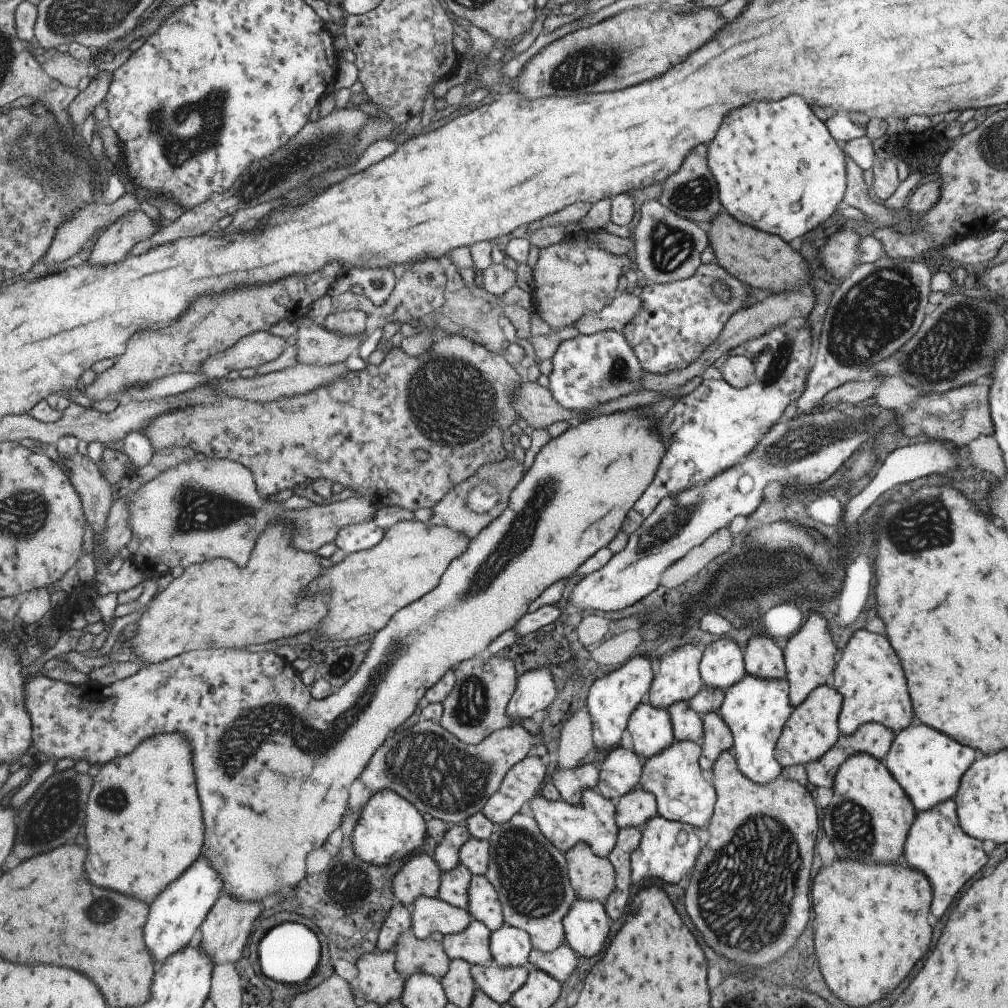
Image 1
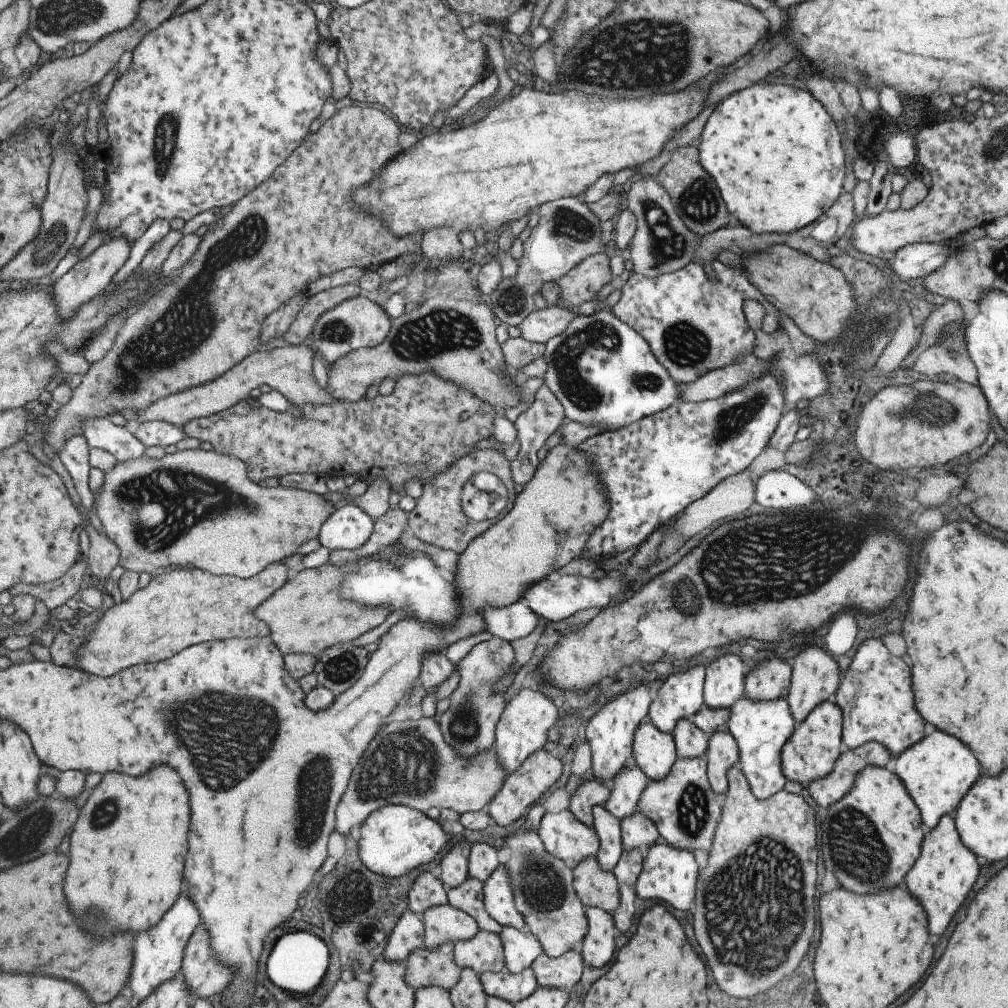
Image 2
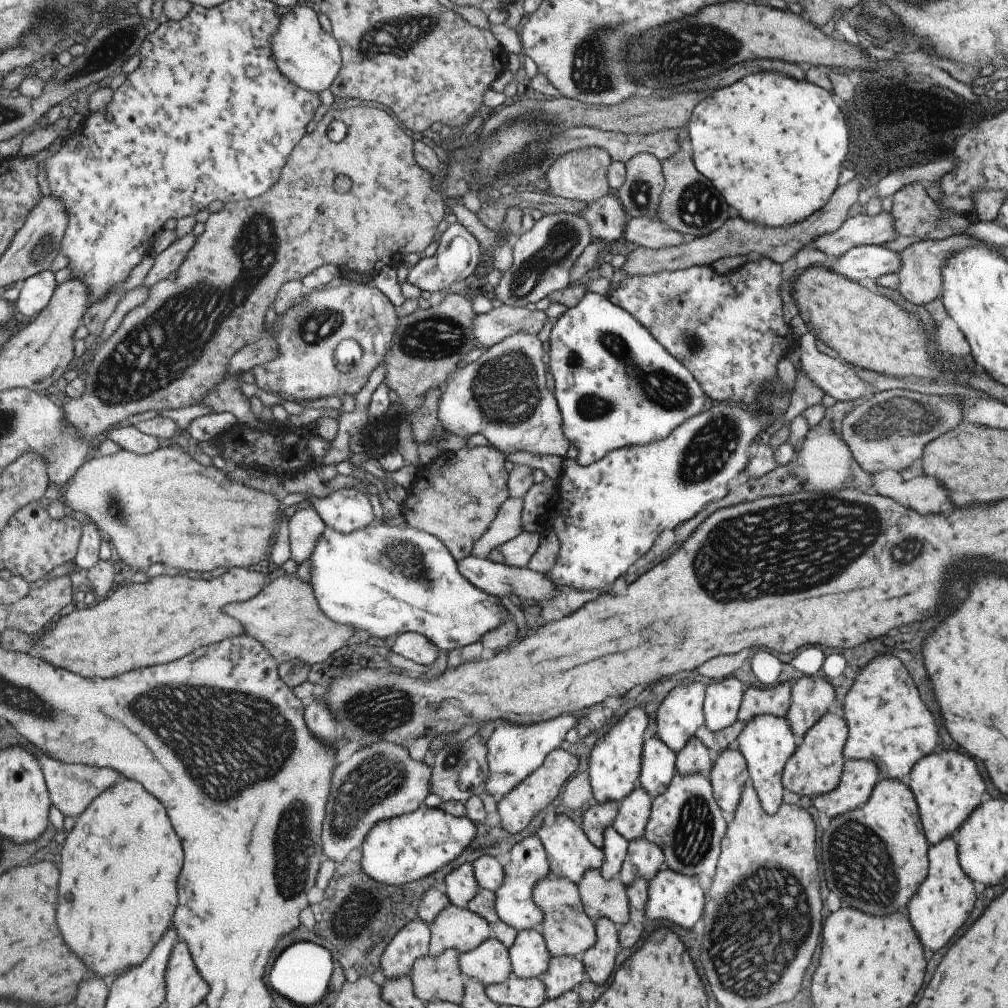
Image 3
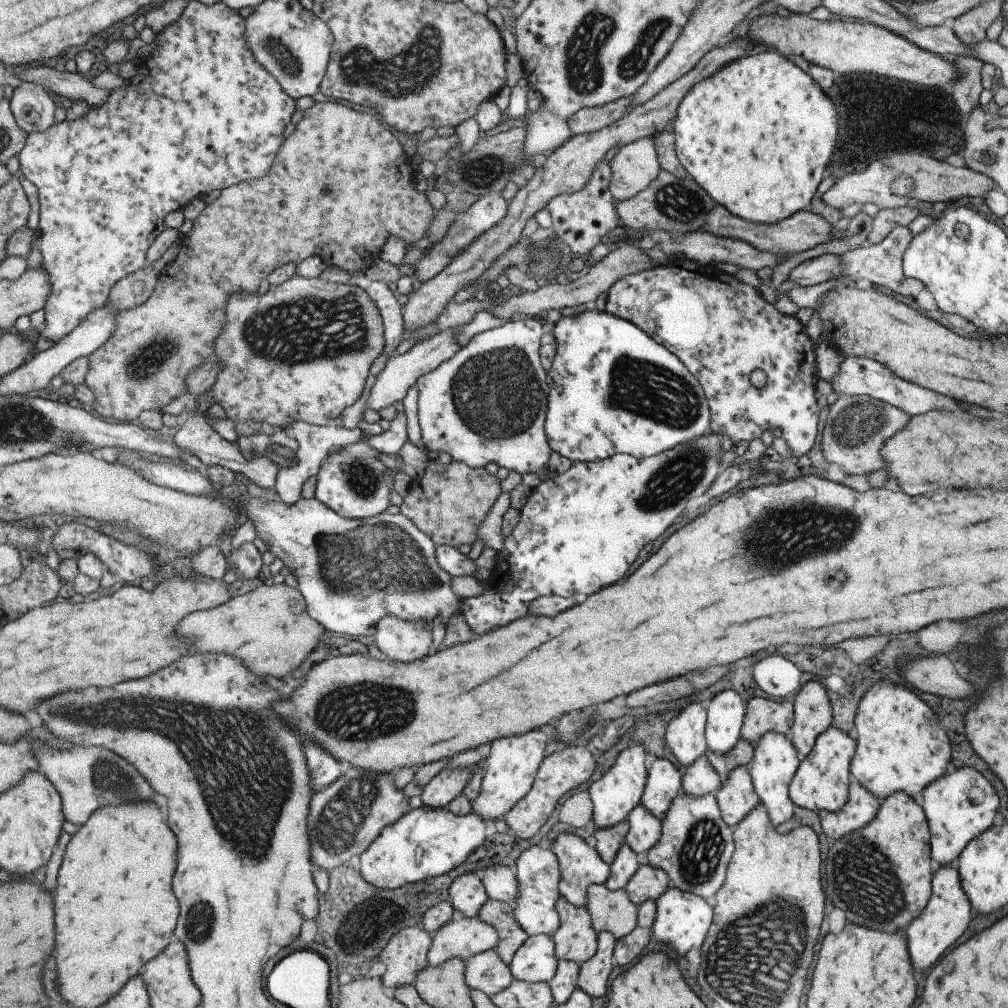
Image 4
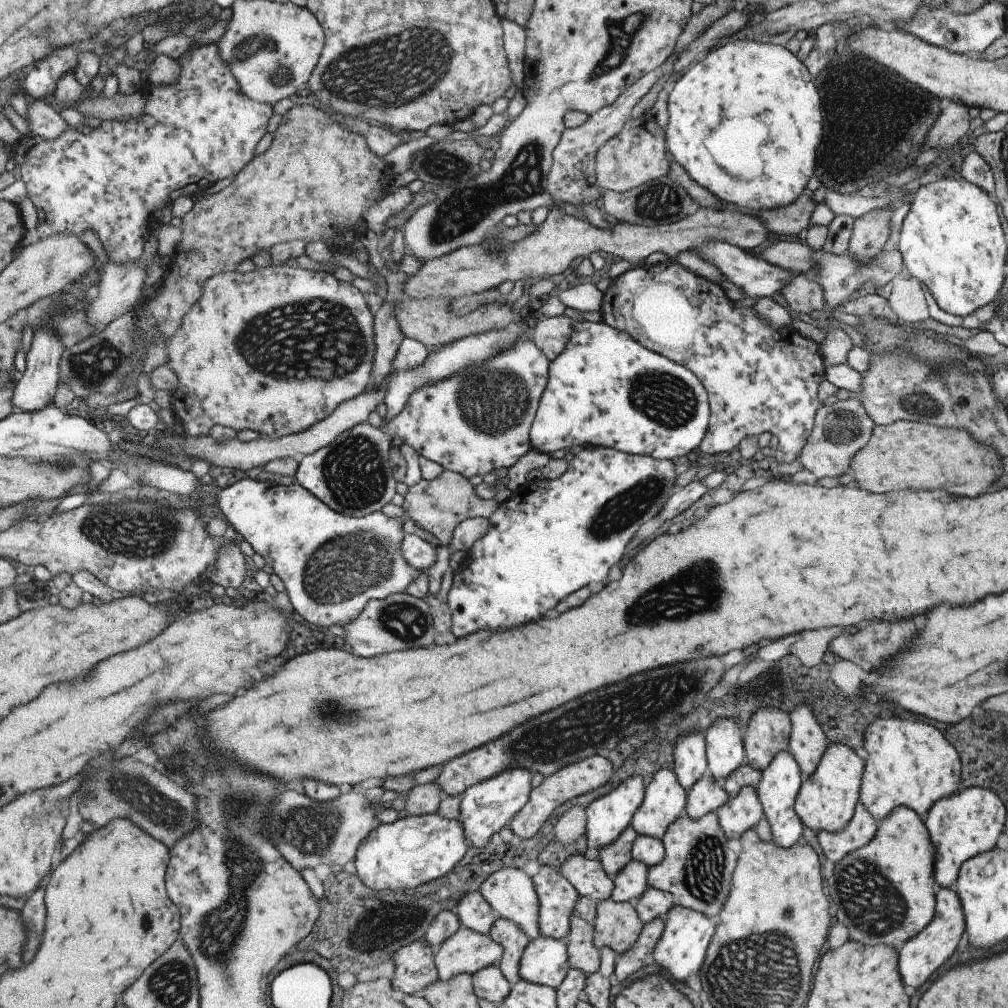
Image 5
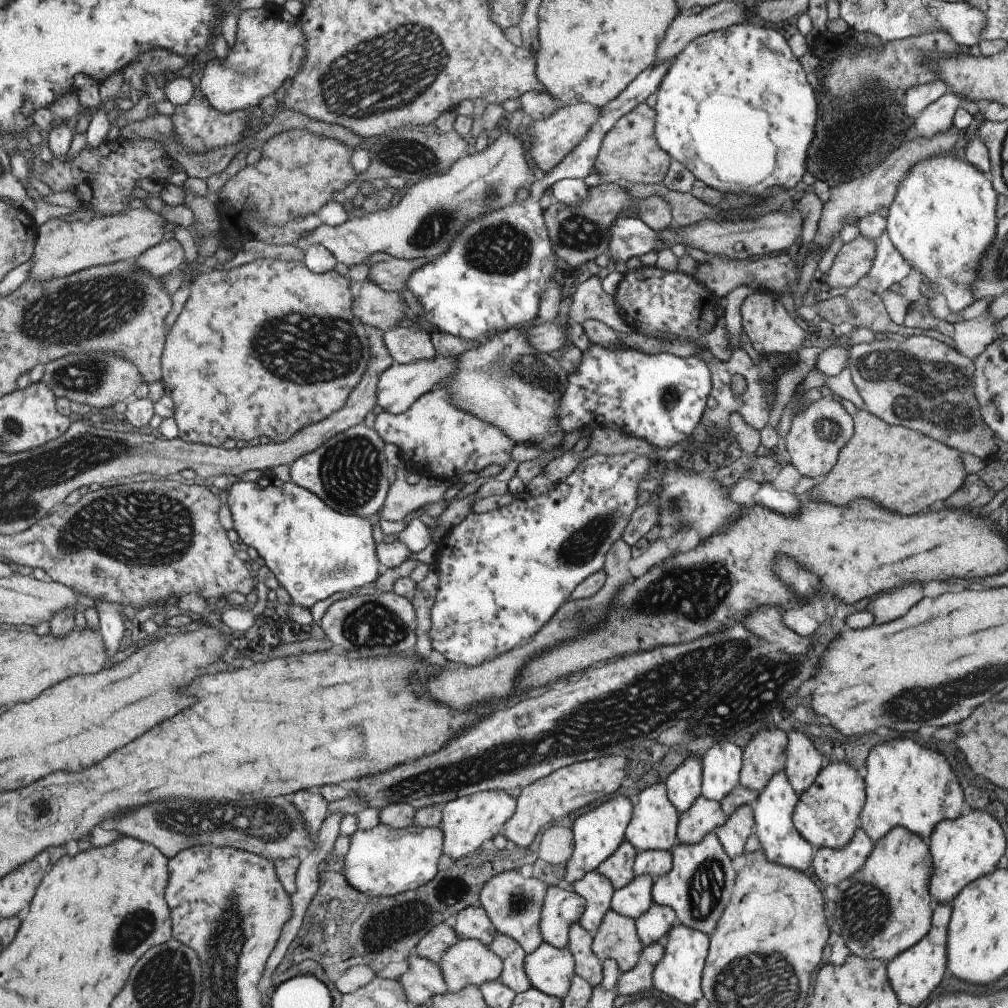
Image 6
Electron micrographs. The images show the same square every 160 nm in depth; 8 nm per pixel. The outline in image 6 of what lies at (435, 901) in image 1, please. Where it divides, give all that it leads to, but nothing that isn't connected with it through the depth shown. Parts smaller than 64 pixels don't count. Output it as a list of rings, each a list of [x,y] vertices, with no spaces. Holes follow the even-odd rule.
[[[459,938],[445,950],[437,965],[449,992],[495,980],[502,969],[501,959],[488,946],[478,940]]]

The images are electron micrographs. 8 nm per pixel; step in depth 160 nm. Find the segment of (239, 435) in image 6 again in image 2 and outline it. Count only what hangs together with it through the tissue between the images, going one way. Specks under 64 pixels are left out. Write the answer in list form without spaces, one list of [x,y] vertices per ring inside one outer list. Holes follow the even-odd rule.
[[[359,295],[319,316],[309,336],[322,354],[324,365],[329,368],[351,351],[377,346],[387,336],[390,320],[377,302],[370,302]]]

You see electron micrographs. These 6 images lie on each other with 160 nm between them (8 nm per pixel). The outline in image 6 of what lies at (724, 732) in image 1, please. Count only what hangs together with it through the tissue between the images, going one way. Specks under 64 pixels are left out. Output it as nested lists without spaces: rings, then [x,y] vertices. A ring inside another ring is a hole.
[[[748,804],[738,806],[726,819],[716,828],[715,834],[725,851],[725,854],[737,862],[743,853],[743,844],[747,837],[753,832],[754,818],[752,808]]]

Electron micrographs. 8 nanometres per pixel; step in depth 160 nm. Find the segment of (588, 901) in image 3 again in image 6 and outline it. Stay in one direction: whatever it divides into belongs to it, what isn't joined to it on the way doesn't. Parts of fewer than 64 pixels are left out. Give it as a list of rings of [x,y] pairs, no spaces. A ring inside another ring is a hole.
[[[611,908],[591,935],[591,952],[600,961],[613,959],[620,972],[632,969],[642,951],[634,920]]]

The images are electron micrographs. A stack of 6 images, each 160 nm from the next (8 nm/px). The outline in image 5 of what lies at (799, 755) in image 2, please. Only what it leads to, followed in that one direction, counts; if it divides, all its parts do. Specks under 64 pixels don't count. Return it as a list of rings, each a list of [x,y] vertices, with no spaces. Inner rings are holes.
[[[833,743],[826,747],[815,770],[801,776],[800,787],[795,795],[793,808],[803,826],[816,833],[821,830],[834,833],[849,822],[855,803],[859,801],[858,788],[863,765],[864,762],[846,744]]]

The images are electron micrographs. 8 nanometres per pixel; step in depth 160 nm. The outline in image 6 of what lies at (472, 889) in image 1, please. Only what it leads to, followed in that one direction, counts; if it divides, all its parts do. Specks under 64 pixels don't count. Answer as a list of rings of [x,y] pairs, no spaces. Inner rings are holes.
[[[549,885],[538,922],[542,941],[558,949],[565,948],[569,925],[578,922],[584,908],[585,900],[575,891]]]

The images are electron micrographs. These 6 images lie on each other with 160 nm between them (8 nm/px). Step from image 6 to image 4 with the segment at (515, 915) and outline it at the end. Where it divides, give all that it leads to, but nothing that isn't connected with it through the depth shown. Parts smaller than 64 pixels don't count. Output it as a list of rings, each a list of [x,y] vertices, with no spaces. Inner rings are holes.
[[[492,864],[484,868],[479,877],[487,898],[509,905],[514,904],[518,884],[513,868]]]

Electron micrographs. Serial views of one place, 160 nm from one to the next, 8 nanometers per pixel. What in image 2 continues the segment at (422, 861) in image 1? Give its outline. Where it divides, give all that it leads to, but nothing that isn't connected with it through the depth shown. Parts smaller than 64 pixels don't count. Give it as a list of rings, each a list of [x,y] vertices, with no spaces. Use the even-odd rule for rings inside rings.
[[[421,871],[410,884],[406,894],[406,908],[420,916],[427,908],[447,902],[446,888],[429,871]]]

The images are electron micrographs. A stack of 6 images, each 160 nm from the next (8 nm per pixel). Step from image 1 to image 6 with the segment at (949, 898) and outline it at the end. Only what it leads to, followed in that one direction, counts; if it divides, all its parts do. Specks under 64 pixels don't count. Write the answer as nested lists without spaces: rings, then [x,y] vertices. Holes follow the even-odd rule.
[[[933,904],[931,926],[925,936],[922,936],[917,944],[913,944],[913,948],[907,948],[905,952],[897,954],[893,960],[887,962],[889,986],[895,990],[899,1002],[907,1006],[917,1006],[927,1000],[931,996],[929,992],[941,982],[941,976],[945,972],[945,942],[951,911],[951,904]]]

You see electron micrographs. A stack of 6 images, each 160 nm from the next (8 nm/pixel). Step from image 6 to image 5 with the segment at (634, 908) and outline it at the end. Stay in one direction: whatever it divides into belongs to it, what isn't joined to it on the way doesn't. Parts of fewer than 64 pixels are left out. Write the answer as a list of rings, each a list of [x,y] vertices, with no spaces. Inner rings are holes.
[[[635,859],[629,862],[611,878],[613,890],[610,897],[615,902],[634,902],[649,886],[646,881],[647,867]]]

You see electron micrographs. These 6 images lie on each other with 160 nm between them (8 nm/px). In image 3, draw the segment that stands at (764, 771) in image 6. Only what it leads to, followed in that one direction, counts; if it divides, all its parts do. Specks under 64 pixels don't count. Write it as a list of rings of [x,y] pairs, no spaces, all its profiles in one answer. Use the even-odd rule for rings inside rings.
[[[779,683],[771,688],[746,688],[737,712],[737,720],[747,724],[755,716],[777,716],[785,718],[790,702],[790,684]]]

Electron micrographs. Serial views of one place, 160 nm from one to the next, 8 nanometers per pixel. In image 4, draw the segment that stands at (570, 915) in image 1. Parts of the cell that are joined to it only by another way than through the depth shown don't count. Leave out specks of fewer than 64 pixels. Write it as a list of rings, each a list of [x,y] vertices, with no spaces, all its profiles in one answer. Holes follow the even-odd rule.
[[[610,932],[596,933],[596,951],[579,964],[577,984],[589,996],[597,998],[607,992],[607,978],[614,967],[614,946],[615,938]]]

